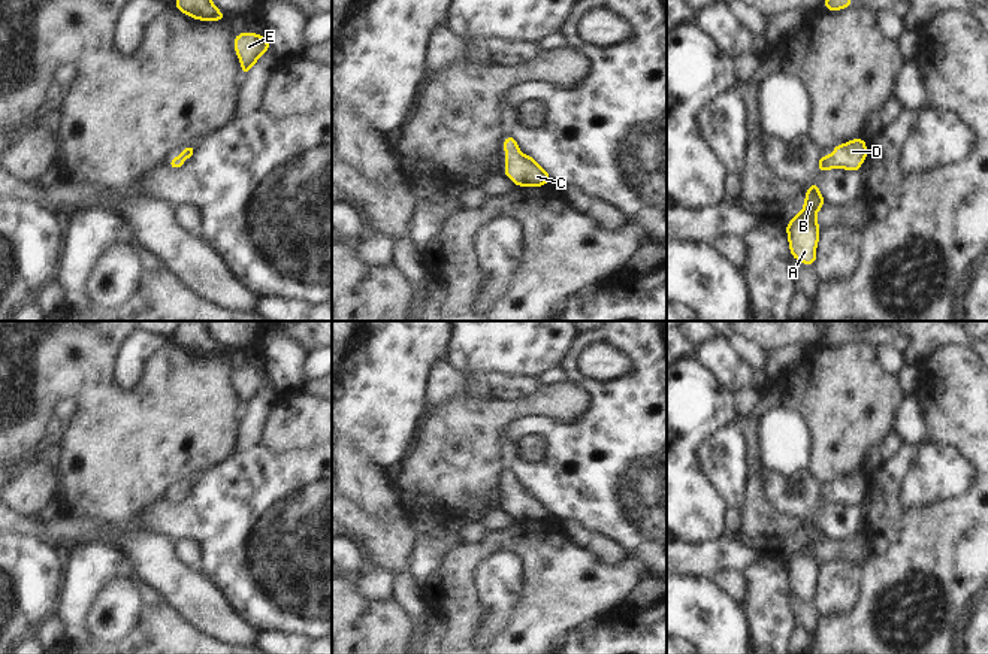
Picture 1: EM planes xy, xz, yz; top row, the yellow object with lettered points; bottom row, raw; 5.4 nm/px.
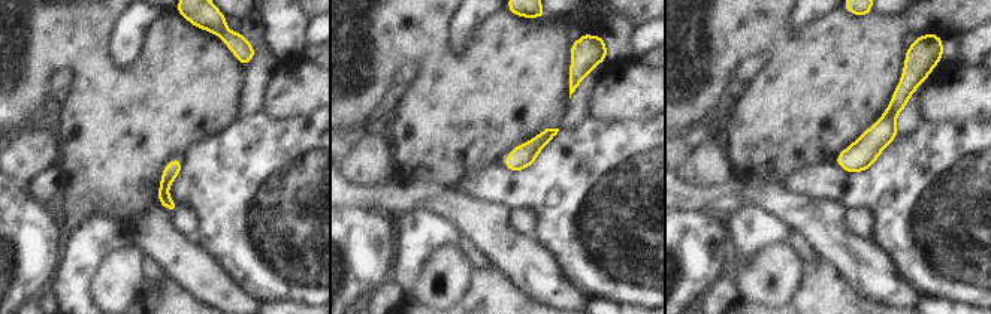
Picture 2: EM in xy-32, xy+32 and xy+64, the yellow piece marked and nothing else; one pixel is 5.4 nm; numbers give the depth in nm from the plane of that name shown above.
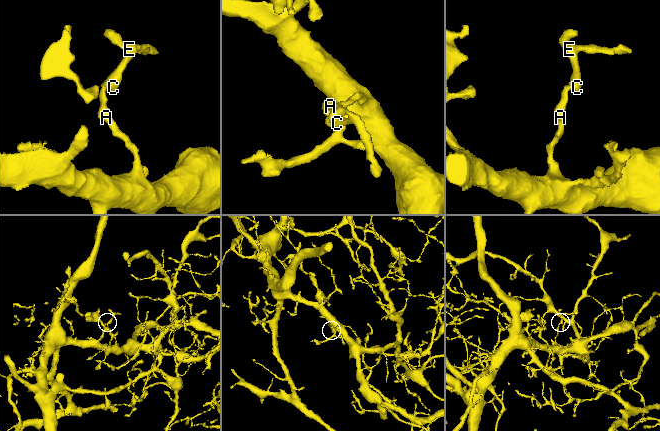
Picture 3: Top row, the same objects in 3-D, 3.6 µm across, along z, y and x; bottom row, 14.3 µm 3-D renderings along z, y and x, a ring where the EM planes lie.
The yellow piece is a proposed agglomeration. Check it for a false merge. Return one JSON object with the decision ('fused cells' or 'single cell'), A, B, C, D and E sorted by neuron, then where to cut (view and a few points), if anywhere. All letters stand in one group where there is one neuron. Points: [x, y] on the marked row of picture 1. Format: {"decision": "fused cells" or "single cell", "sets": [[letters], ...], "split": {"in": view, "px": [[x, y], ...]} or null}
{"decision": "single cell", "sets": [["A", "B", "C", "D", "E"]], "split": null}

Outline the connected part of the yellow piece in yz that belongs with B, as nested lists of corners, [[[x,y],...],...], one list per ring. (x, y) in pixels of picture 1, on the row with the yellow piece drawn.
[[[813,181],[804,197],[804,209],[786,224],[791,255],[809,266],[816,263],[816,245],[819,242],[816,212],[825,203],[818,190],[818,182]]]

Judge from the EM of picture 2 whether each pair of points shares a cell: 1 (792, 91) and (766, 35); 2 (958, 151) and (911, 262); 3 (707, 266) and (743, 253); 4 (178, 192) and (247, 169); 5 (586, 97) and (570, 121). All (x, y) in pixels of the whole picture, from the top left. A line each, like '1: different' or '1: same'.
1: same
2: same
3: different
4: same
5: same

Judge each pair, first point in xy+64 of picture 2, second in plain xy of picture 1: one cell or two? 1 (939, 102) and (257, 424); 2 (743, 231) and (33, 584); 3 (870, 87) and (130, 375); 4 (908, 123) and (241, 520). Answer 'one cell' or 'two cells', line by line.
1: two cells
2: two cells
3: two cells
4: two cells

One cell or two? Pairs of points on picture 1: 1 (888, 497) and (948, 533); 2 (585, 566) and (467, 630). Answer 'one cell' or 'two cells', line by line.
1: one cell
2: one cell

